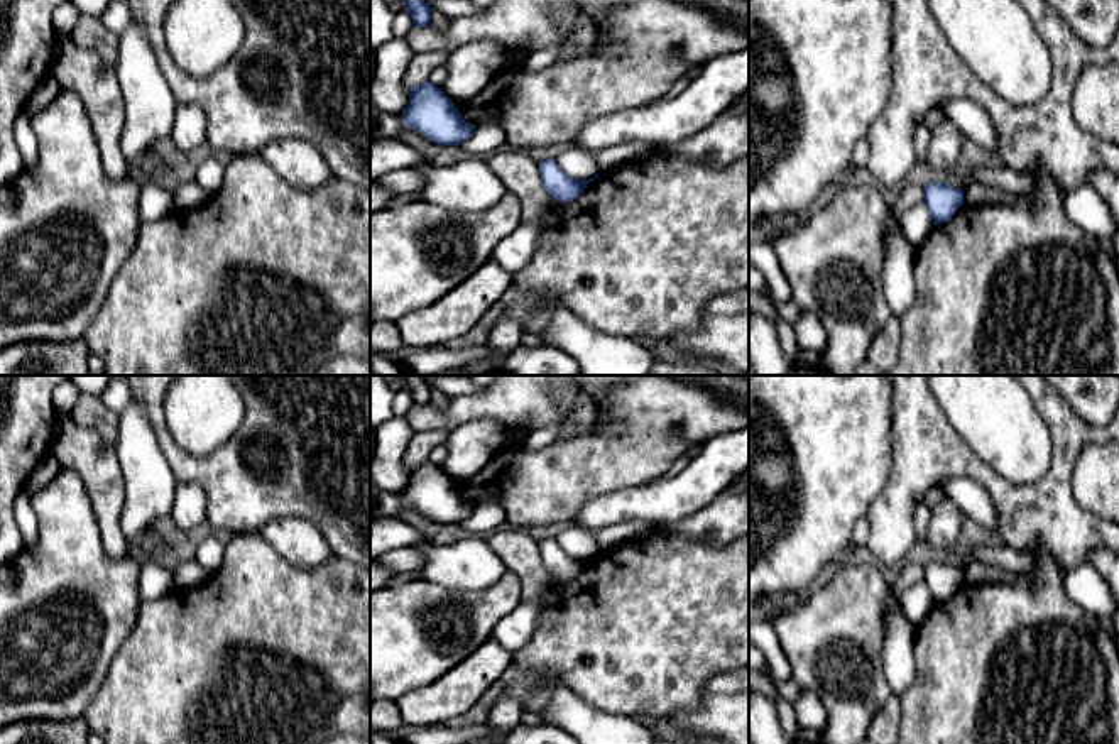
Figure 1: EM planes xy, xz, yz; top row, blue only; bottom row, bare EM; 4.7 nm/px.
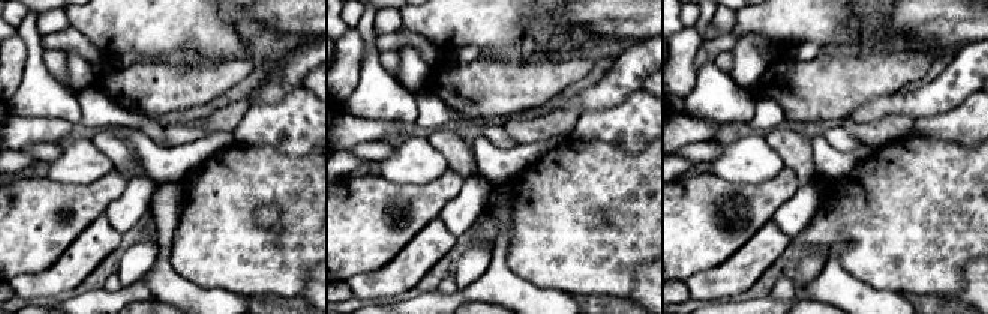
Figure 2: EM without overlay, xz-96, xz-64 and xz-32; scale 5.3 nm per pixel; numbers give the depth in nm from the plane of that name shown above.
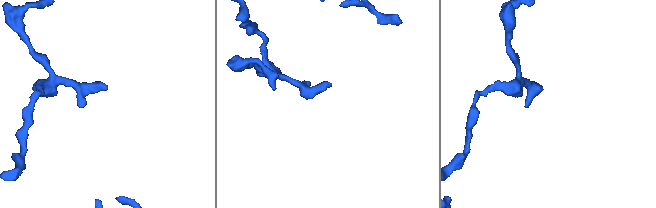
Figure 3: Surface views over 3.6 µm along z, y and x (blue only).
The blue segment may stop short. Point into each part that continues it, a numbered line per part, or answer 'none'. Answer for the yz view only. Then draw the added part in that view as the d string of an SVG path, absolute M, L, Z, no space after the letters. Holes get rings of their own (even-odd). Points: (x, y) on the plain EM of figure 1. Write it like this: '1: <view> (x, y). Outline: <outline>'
none

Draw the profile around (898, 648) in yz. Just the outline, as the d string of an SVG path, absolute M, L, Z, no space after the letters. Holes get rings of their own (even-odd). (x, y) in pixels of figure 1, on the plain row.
M899 597L886 602L886 632L882 641L884 678L891 693L901 697L914 681L916 626L904 615Z

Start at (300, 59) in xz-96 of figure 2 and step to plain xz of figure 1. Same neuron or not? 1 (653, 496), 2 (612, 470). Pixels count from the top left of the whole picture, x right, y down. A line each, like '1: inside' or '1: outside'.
1: inside
2: outside

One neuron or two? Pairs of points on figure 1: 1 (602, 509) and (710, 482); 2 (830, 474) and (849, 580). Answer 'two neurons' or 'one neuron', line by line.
1: one neuron
2: two neurons

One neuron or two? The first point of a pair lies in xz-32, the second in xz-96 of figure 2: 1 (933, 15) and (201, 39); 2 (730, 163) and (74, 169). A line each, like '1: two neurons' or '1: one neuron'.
1: two neurons
2: one neuron

